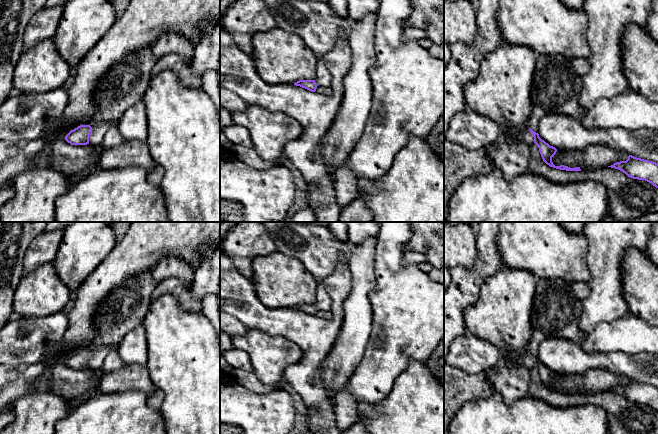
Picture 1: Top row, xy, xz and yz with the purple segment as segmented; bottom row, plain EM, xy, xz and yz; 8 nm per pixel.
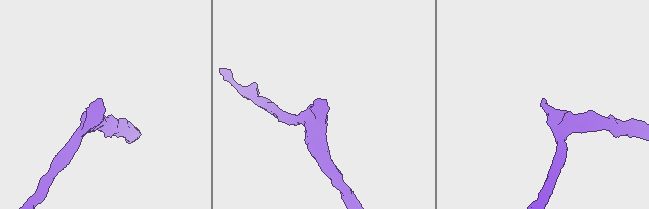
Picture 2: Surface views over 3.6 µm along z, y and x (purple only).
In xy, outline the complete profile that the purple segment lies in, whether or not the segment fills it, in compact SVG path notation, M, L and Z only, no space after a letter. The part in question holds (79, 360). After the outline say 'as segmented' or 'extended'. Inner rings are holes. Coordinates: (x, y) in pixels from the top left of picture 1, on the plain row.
M101 346L95 351L80 349L71 354L64 363L71 369L87 369L90 367L96 370L102 367L106 356L114 349L117 348L115 346Z; extended

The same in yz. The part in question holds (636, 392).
M629 379L626 385L616 386L608 391L622 395L630 402L645 404L658 412L658 387L656 386Z; as segmented

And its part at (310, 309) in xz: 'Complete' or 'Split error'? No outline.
Split error

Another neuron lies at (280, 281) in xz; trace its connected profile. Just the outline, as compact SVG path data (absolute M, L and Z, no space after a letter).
M277 251L257 257L252 273L256 294L267 307L294 308L316 302L319 281L294 257Z

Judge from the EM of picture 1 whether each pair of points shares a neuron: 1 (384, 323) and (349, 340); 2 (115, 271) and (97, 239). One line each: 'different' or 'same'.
1: different
2: different

